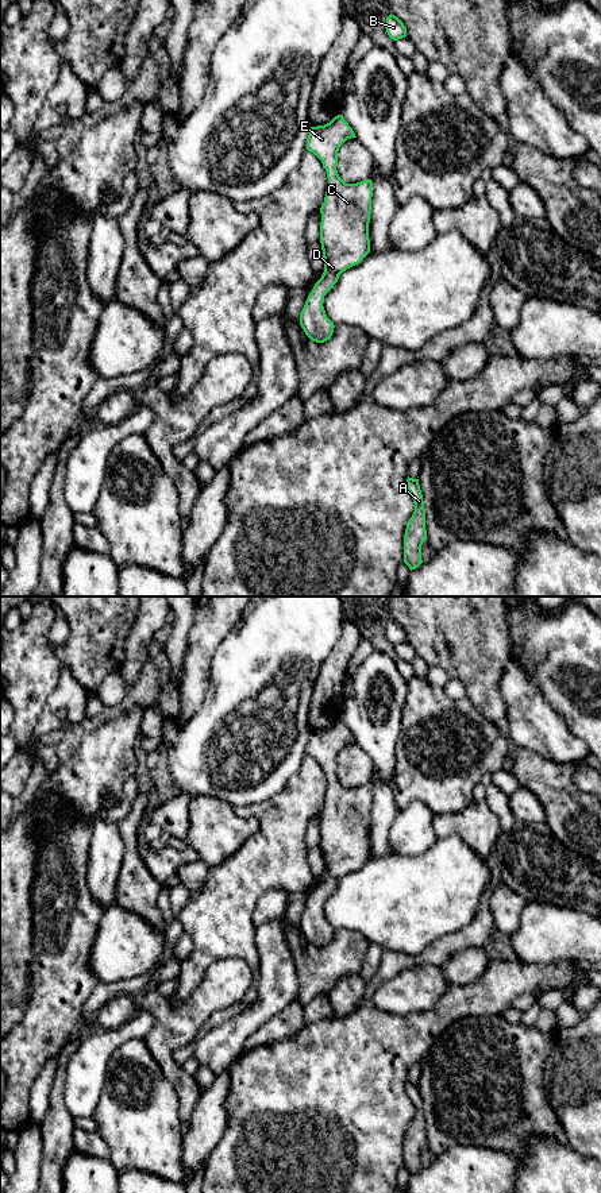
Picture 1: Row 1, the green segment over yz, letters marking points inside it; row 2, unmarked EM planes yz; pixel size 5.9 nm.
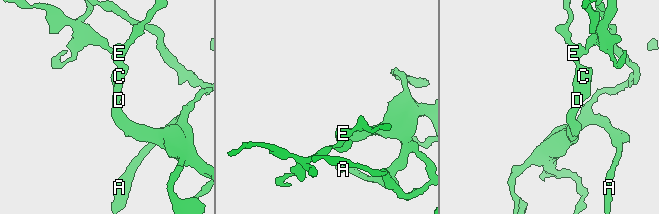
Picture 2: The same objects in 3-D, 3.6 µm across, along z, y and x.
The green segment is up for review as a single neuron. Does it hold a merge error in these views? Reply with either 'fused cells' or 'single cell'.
single cell

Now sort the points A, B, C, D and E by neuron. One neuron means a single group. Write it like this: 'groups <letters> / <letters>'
groups A B C D E

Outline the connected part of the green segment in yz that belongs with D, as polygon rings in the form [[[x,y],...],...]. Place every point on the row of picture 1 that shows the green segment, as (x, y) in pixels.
[[[342,115],[324,126],[311,127],[307,138],[307,150],[321,161],[328,178],[320,208],[324,273],[315,283],[300,313],[301,328],[316,343],[330,340],[335,328],[325,314],[324,296],[343,271],[358,265],[370,252],[373,182],[363,179],[346,184],[336,170],[339,147],[351,138],[357,136]]]

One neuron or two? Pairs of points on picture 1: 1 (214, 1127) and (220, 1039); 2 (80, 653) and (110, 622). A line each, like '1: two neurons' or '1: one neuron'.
1: two neurons
2: one neuron

